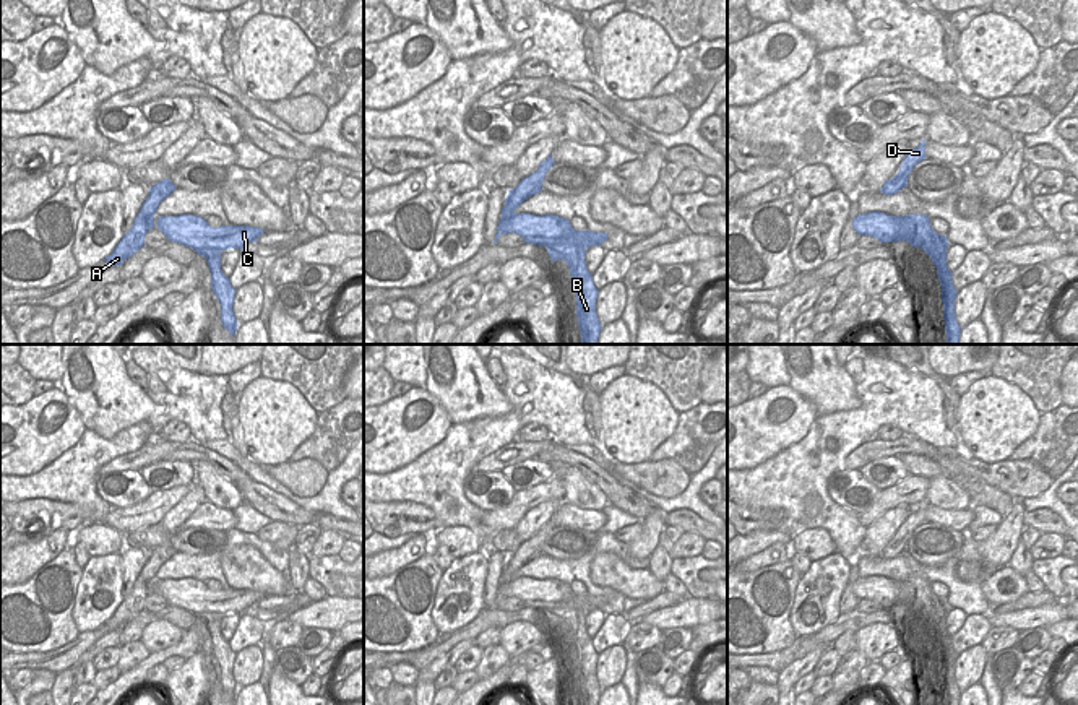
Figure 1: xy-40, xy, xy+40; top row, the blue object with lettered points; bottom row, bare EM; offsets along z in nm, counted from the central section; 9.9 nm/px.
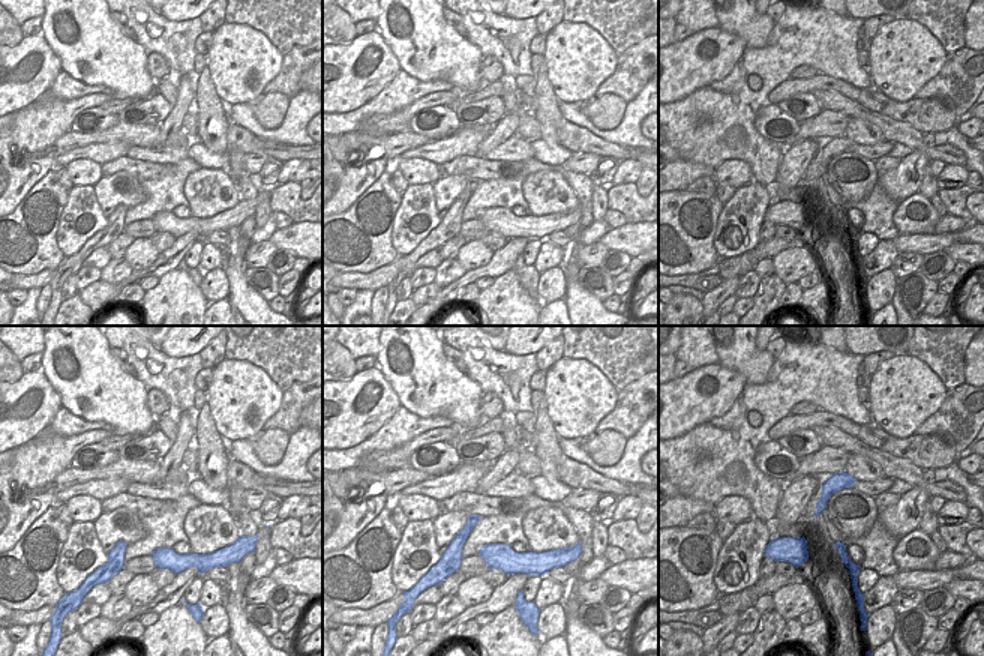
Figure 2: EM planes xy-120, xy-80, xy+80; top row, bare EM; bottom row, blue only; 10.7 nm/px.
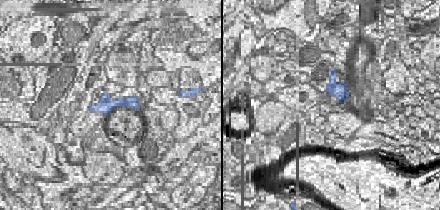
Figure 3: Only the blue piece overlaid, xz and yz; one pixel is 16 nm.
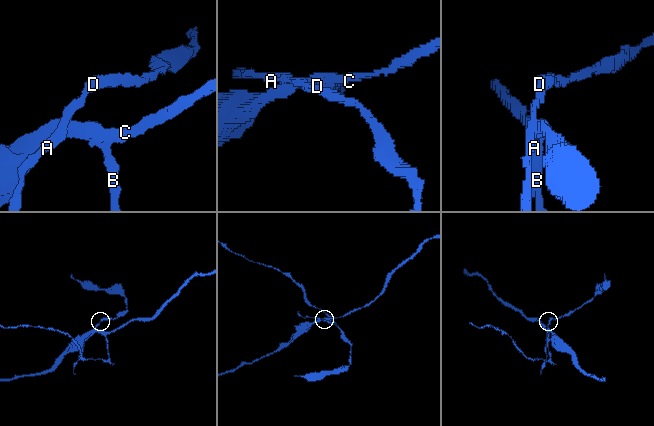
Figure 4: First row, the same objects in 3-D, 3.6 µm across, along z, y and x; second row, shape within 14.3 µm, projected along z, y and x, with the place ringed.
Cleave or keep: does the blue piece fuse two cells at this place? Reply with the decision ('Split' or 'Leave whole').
Split.

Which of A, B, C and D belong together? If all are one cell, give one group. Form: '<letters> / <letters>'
A D / B C

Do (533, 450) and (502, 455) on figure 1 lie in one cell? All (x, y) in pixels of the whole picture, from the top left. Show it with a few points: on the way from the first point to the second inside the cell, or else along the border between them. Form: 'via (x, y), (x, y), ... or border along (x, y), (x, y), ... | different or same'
via (525, 450), (510, 454) | same

